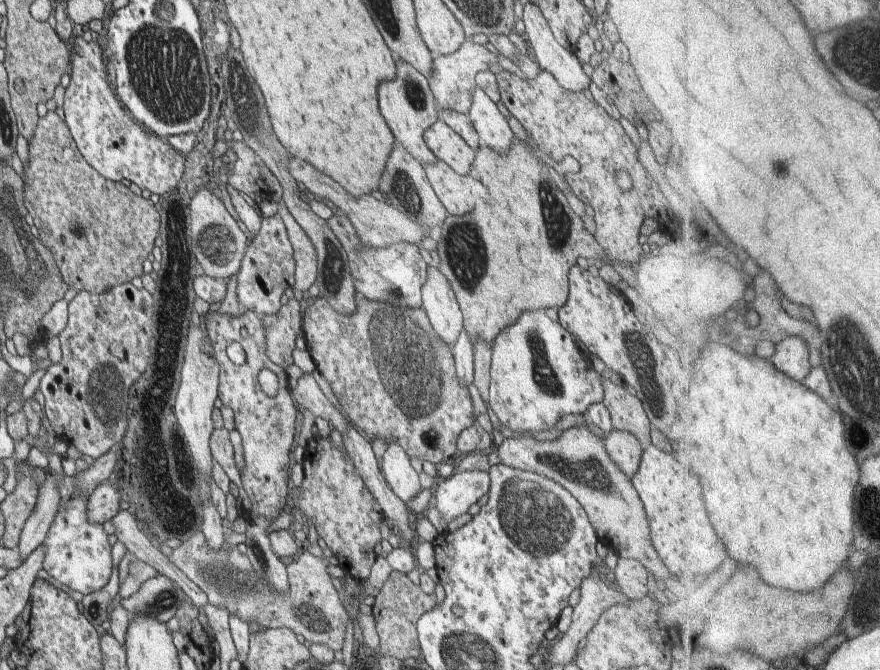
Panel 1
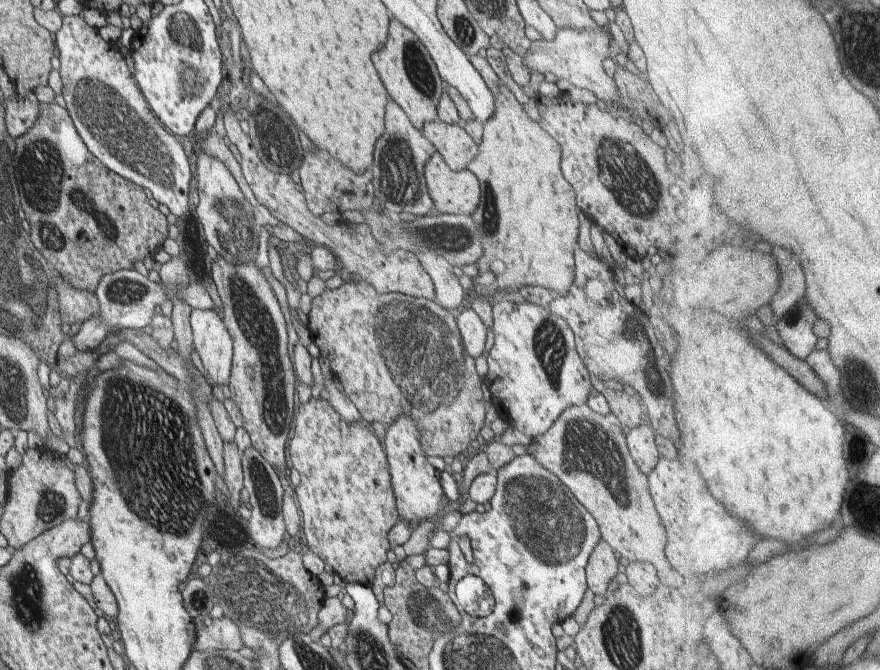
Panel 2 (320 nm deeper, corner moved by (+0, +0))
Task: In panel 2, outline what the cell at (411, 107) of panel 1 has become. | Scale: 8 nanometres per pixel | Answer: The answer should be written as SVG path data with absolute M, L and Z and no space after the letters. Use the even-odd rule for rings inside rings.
M392 17L388 40L380 52L372 54L372 62L390 94L389 98L402 107L418 130L422 130L424 123L438 120L437 106L444 91L444 81L428 49L412 30Z

